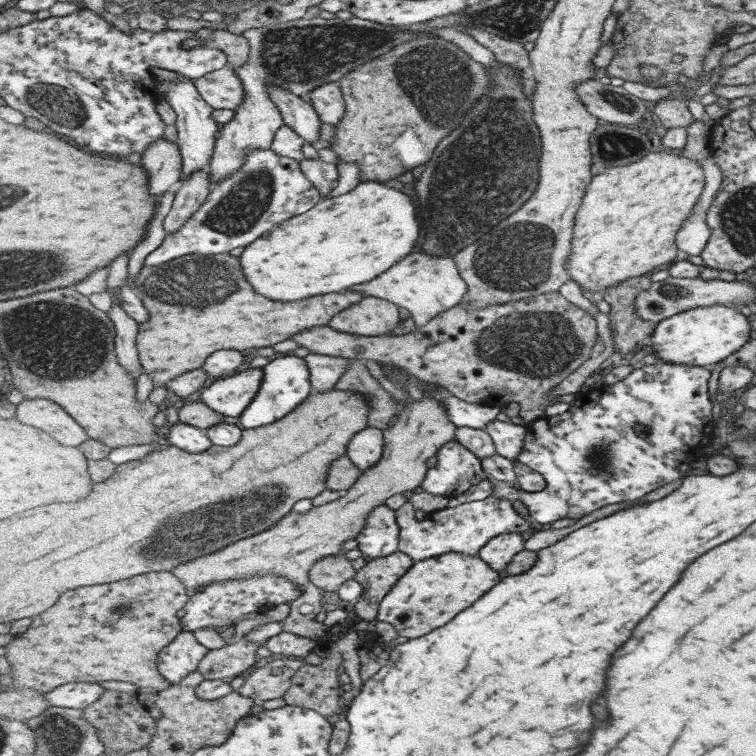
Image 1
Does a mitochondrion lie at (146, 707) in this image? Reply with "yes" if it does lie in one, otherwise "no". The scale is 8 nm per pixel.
no

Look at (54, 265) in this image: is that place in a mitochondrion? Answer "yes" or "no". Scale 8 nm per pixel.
yes

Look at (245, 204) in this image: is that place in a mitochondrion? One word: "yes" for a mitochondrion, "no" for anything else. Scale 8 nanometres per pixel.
yes

